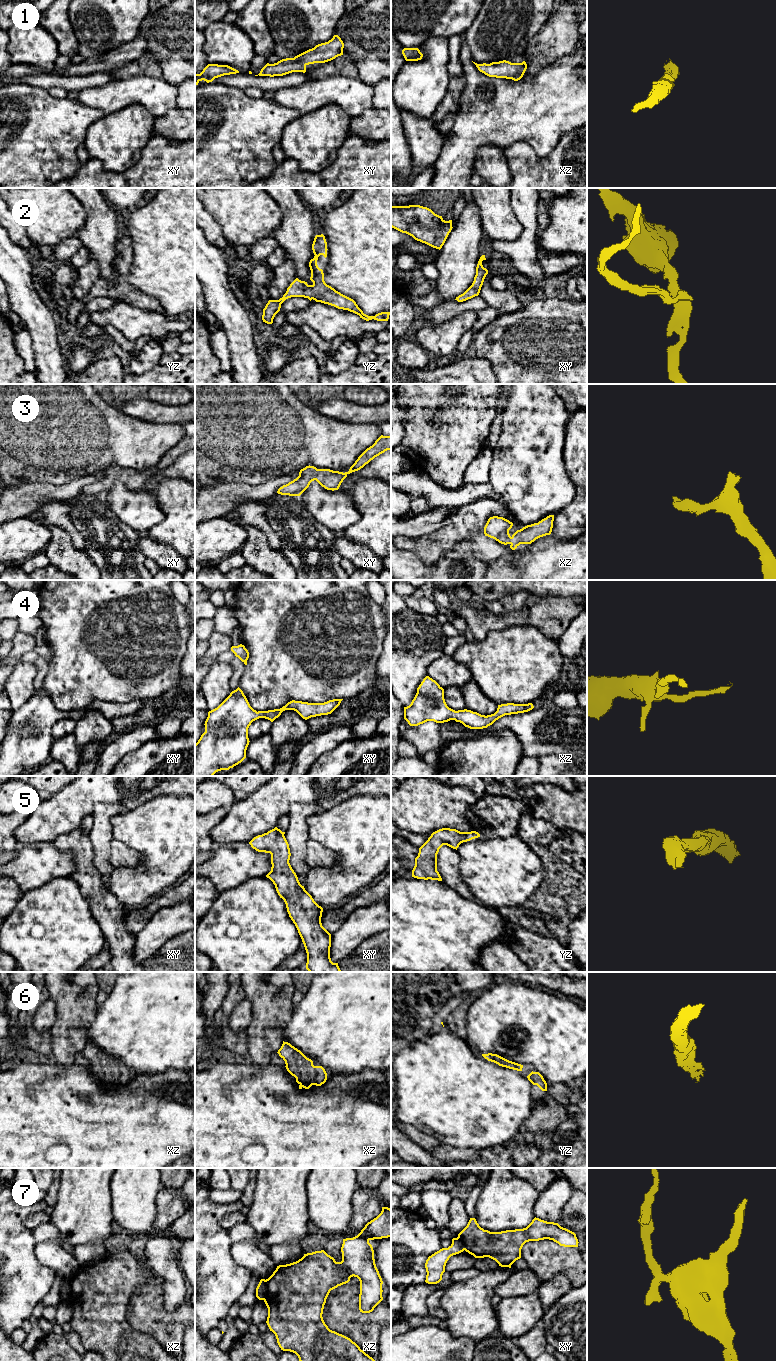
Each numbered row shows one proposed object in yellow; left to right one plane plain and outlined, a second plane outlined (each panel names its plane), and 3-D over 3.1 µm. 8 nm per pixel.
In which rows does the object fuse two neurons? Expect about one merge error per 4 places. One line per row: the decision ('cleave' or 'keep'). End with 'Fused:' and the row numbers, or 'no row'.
1: keep
2: keep
3: keep
4: keep
5: keep
6: keep
7: cleave
Fused: 7

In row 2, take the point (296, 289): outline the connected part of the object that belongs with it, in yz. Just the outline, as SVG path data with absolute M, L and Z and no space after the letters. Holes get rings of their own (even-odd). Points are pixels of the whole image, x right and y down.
M323 234L316 235L312 244L314 258L310 260L309 267L311 270L310 280L312 285L296 278L287 288L286 293L279 300L269 300L263 309L262 320L267 324L272 324L275 315L280 311L281 304L291 297L304 297L310 301L313 299L316 302L321 302L334 306L338 309L348 310L360 316L360 318L369 321L388 321L390 312L381 312L375 316L368 316L358 307L356 302L336 291L324 281L323 270L317 265L317 260L320 255L327 257L327 242Z

